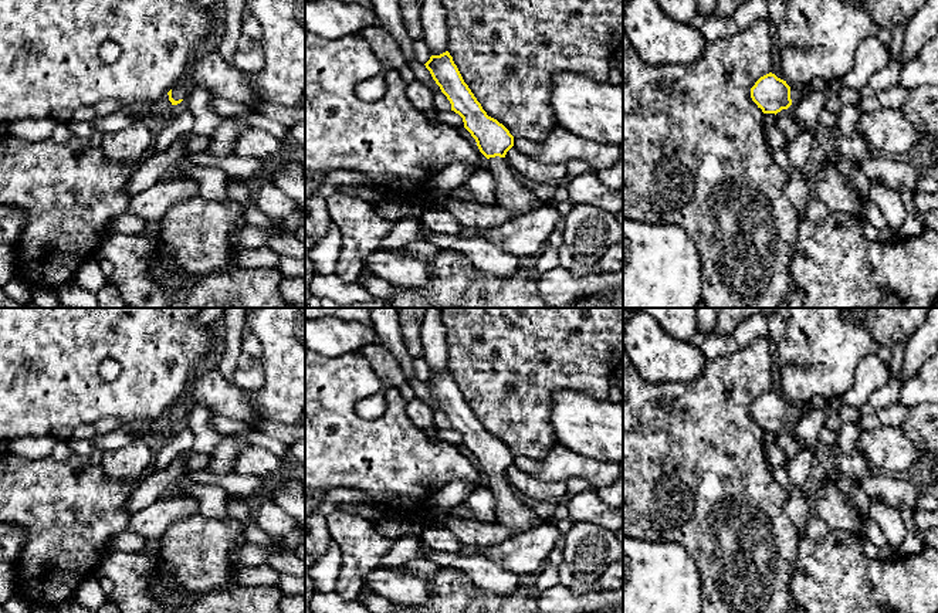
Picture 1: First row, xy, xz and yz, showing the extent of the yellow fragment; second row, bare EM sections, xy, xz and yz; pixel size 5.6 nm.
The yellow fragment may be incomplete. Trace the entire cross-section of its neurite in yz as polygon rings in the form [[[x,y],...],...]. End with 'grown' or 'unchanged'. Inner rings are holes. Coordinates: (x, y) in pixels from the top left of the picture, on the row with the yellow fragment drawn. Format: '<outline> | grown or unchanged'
[[[769,72],[751,88],[751,98],[763,114],[778,114],[800,102],[810,91],[823,91],[829,79],[816,78],[806,85],[789,87],[786,81]]] | grown

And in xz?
[[[450,53],[431,55],[424,65],[450,101],[451,111],[463,118],[464,128],[488,159],[488,169],[495,180],[498,206],[505,207],[512,219],[542,207],[542,200],[532,189],[521,183],[519,176],[505,159],[507,152],[514,146],[514,136],[502,123],[487,115],[464,82]]] | grown

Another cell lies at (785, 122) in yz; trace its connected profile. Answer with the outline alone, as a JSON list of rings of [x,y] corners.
[[[782,109],[776,114],[775,125],[785,133],[788,143],[803,131],[803,128],[793,119],[788,109]]]

